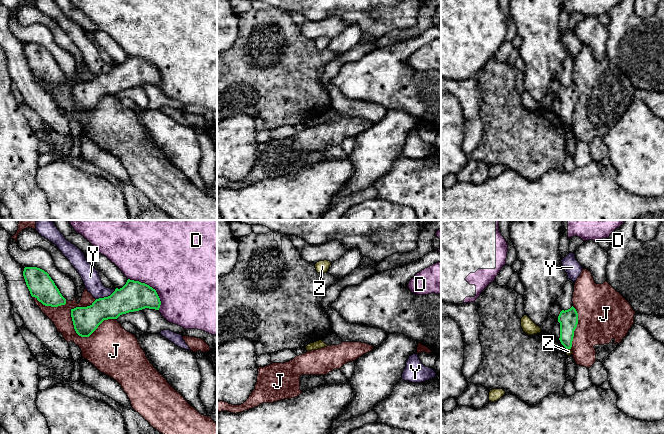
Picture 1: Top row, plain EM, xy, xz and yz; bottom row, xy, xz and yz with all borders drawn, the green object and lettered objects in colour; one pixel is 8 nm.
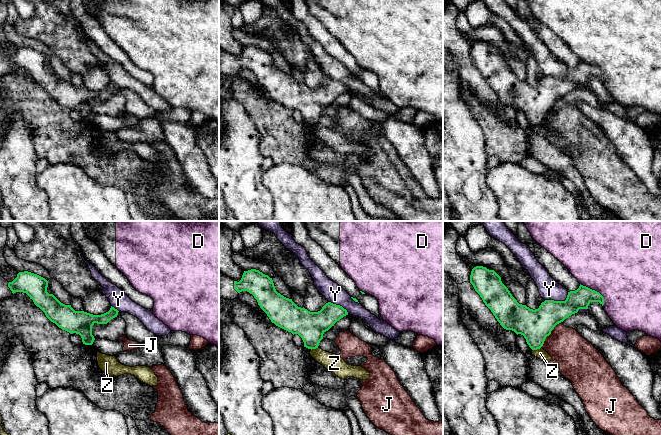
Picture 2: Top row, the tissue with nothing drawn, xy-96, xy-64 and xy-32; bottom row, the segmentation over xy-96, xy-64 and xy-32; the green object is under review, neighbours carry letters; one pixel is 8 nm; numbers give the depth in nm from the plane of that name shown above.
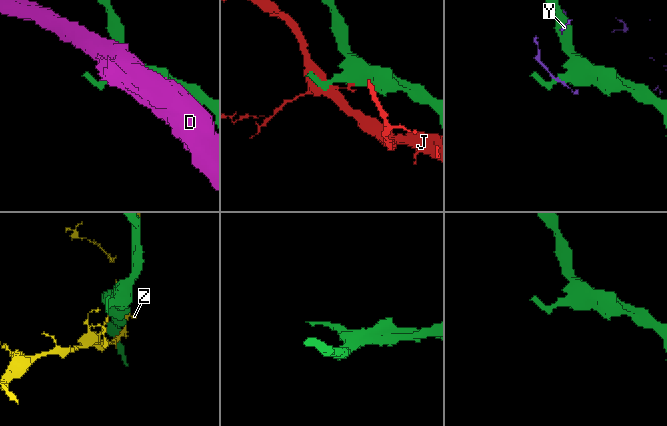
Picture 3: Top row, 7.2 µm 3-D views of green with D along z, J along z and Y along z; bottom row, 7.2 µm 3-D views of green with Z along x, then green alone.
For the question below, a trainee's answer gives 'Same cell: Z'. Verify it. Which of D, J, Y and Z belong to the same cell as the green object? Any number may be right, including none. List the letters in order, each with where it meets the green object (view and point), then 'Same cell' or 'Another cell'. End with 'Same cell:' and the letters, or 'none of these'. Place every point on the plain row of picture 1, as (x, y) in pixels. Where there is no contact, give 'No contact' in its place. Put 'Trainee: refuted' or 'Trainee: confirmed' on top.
Trainee: refuted
D: Touches green at xy (151, 63). Another cell
J: Touches green at xy (84, 112). Another cell
Y: Touches green at xy (105, 73). Another cell
Z: Touches green at yz (568, 124). Another cell
Same cell: none of these

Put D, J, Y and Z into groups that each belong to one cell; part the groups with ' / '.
D / J / Y / Z

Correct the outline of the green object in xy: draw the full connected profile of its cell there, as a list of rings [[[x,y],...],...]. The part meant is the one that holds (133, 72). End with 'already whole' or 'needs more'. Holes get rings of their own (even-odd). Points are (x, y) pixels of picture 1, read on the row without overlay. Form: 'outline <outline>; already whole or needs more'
outline [[[128,55],[126,60],[108,73],[96,75],[90,82],[71,85],[76,109],[89,113],[108,95],[145,84],[159,86],[160,74],[155,65],[145,59]]]; already whole

